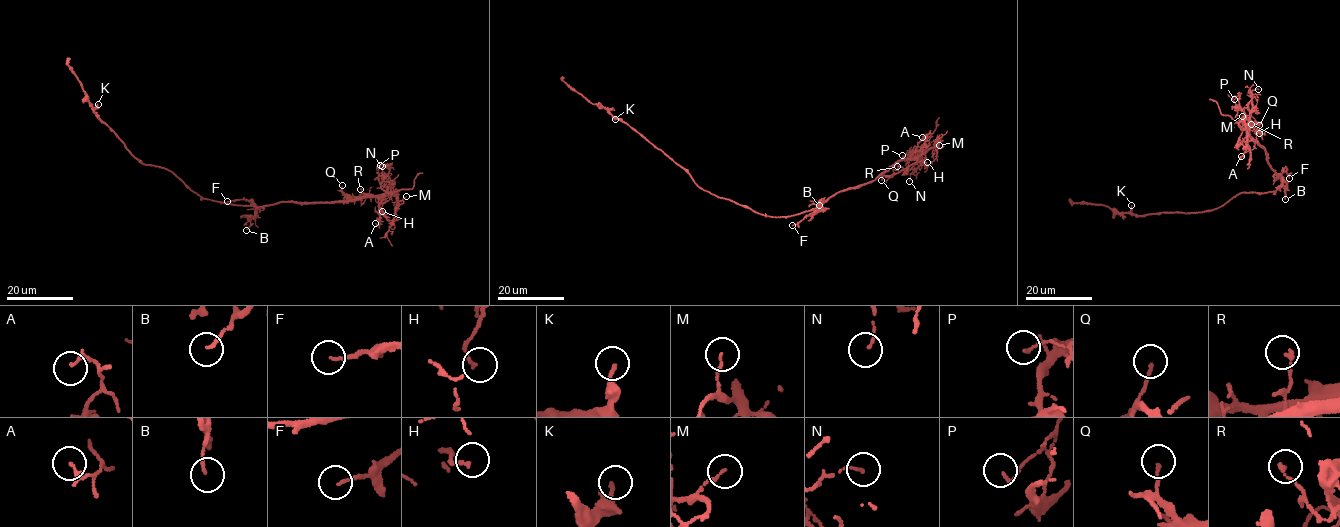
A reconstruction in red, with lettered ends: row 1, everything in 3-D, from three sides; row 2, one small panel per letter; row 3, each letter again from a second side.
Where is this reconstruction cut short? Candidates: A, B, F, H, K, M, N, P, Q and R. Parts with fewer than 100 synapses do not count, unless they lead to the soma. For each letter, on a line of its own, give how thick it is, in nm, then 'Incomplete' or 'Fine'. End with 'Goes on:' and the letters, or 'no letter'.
A: Thickness 160 nm. Fine
B: Thickness 140 nm. Fine
F: Thickness 120 nm. Fine
H: Thickness 140 nm. Fine
K: Thickness 180 nm. Fine
M: Thickness 140 nm. Fine
N: Thickness 110 nm. Fine
P: Thickness 120 nm. Fine
Q: Thickness 130 nm. Fine
R: Thickness 150 nm. Fine
Goes on: no letter

